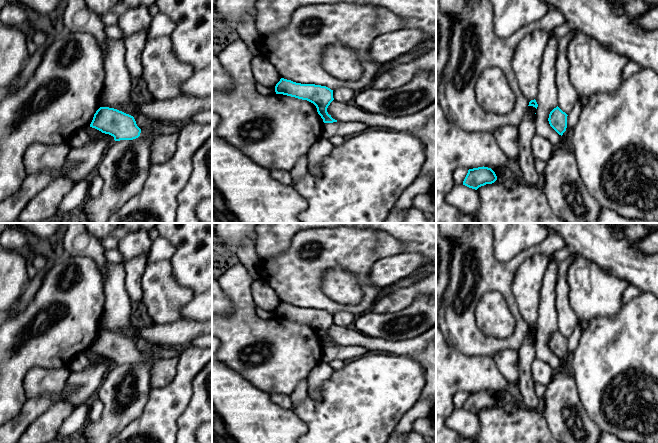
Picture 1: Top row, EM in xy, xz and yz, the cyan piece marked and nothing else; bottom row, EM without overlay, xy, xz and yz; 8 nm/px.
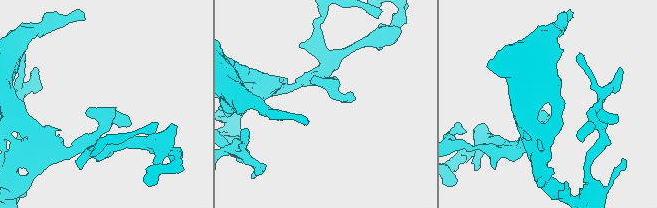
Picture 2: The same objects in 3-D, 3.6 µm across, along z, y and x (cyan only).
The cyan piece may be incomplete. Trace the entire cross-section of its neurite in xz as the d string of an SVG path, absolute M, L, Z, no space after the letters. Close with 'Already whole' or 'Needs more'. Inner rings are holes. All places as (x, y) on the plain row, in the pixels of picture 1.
M281 302L276 308L275 316L313 327L324 347L337 346L327 336L327 332L333 324L341 327L353 327L356 320L355 315L350 312L338 312L333 315L326 310L301 308L284 302Z. Needs more

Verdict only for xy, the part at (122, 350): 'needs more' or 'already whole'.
already whole

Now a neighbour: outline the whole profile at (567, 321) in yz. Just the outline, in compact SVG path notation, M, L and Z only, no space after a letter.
M572 252L568 258L558 263L558 277L555 288L558 331L567 339L579 322L568 300L569 286L567 283L567 271L575 257L575 252Z

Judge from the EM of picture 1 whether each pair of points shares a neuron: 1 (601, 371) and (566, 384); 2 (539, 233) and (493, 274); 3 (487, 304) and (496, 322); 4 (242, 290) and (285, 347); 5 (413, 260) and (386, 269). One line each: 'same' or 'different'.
1: different
2: different
3: same
4: same
5: same

